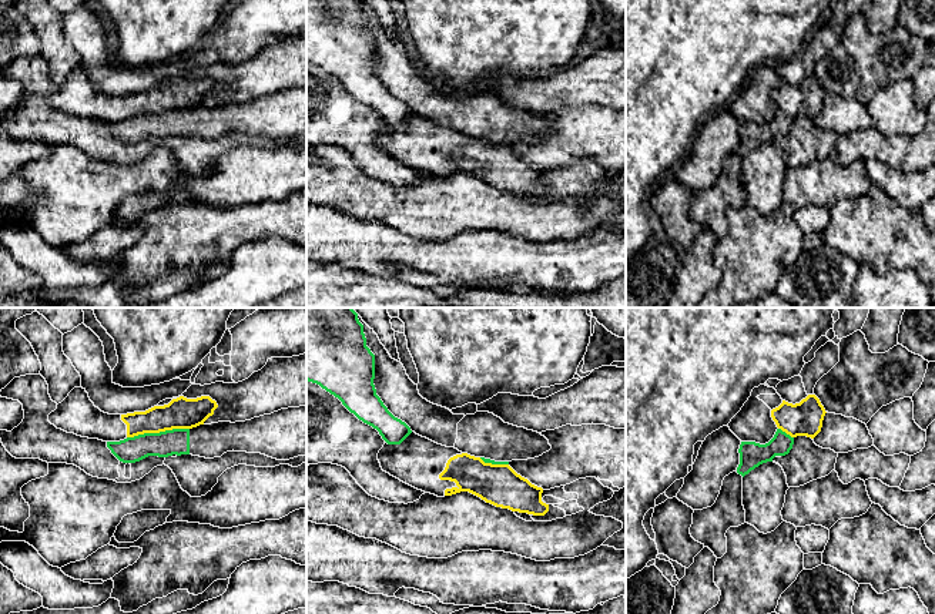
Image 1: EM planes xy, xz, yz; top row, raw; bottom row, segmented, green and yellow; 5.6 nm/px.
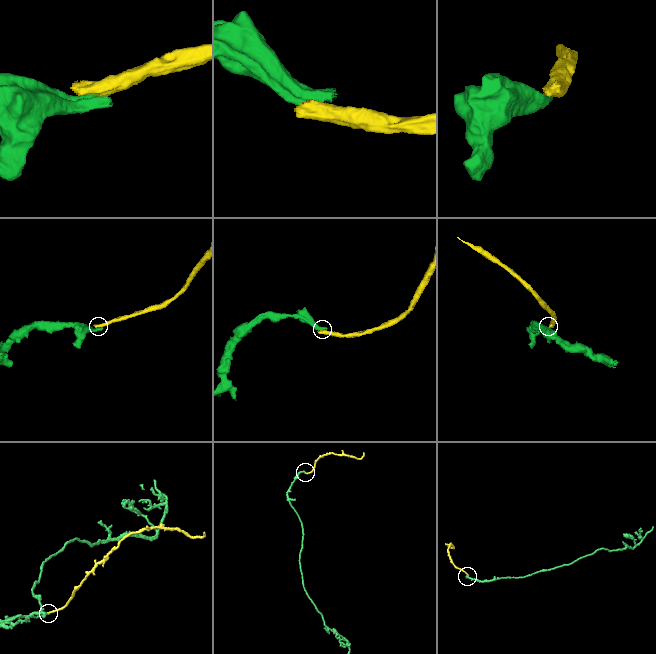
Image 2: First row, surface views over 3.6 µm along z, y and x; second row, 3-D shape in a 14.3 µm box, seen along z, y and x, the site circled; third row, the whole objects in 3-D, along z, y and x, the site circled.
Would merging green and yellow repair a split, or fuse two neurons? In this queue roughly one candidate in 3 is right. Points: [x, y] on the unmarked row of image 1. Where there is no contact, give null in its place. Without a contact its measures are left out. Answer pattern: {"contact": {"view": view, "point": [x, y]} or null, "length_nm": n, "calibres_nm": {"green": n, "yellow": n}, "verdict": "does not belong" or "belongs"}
{"contact": {"view": "xy", "point": [157, 114]}, "length_nm": 360, "calibres_nm": {"green": 140, "yellow": 180}, "verdict": "does not belong"}

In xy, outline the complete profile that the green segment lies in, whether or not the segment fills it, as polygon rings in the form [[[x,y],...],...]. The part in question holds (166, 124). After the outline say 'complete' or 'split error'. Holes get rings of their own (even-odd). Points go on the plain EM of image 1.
[[[306,87],[281,90],[245,103],[218,103],[192,110],[144,114],[107,123],[107,128],[123,144],[172,135],[214,140],[232,131],[289,141],[306,135]]] | split error

